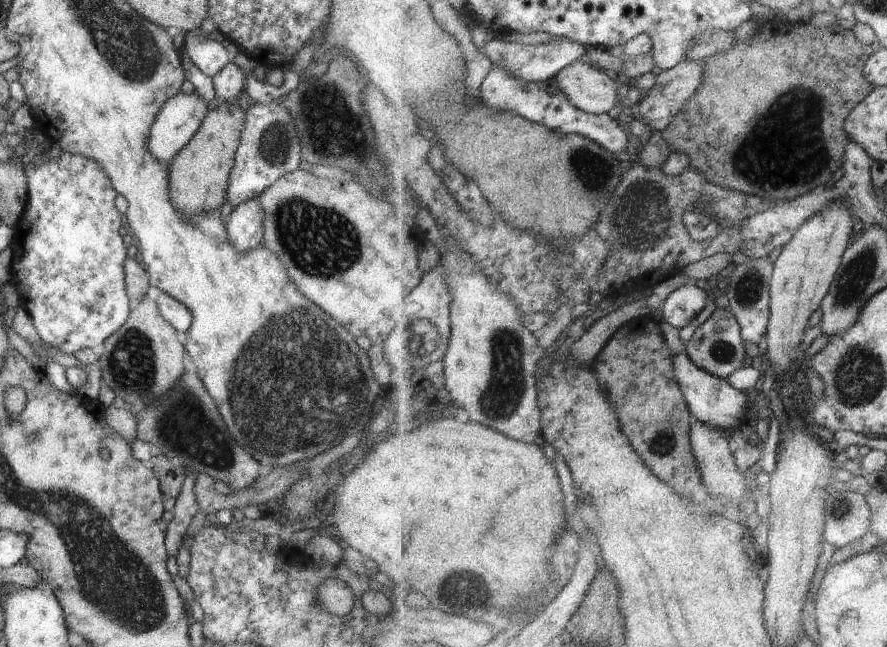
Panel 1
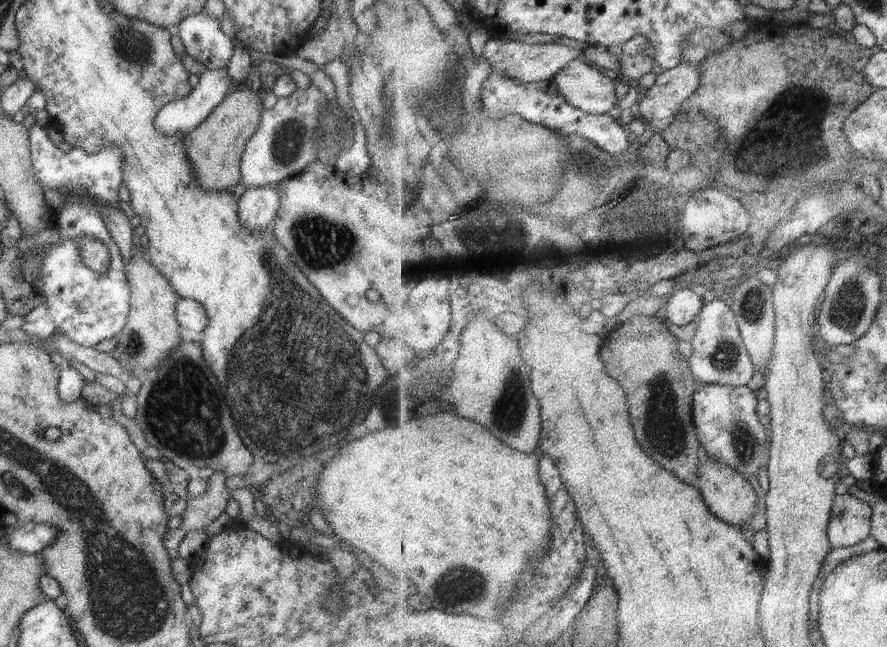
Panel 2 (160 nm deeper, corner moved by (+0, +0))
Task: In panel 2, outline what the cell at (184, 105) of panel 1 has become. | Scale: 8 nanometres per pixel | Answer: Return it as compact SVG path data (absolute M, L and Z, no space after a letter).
M225 67L220 69L205 69L199 76L198 84L189 91L189 94L182 99L169 101L164 104L160 111L154 116L153 124L158 133L171 136L175 133L185 134L194 129L207 115L213 107L233 89L232 80Z

